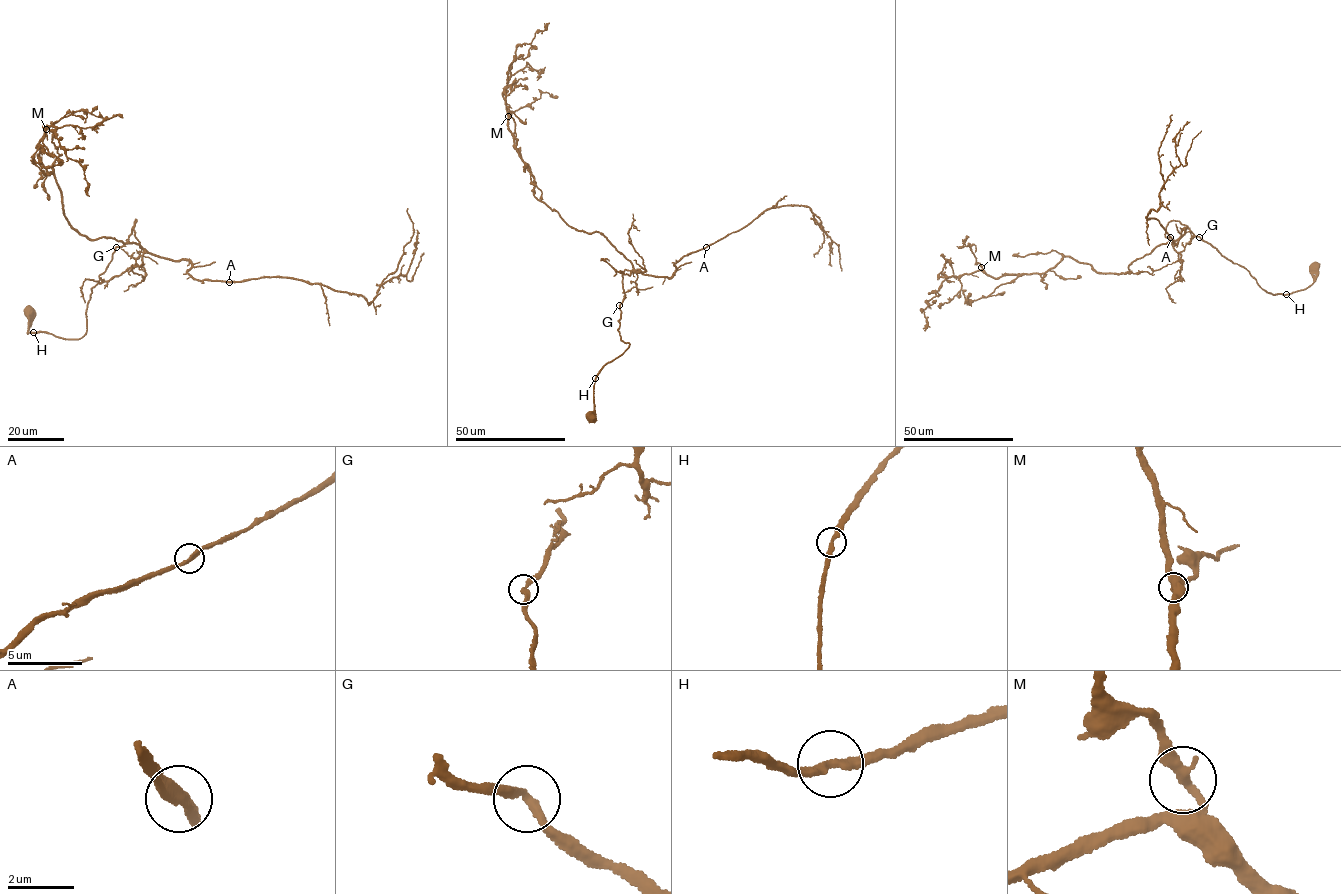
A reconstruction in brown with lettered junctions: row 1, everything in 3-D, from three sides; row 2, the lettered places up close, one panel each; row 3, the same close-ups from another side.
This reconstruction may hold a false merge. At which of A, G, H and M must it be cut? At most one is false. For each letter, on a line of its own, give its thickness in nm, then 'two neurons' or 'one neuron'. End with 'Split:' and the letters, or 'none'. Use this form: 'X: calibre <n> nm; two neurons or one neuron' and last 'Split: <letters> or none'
A: calibre 280 nm; one neuron
G: calibre 240 nm; one neuron
H: calibre 240 nm; one neuron
M: calibre 280 nm; one neuron
Split: none

